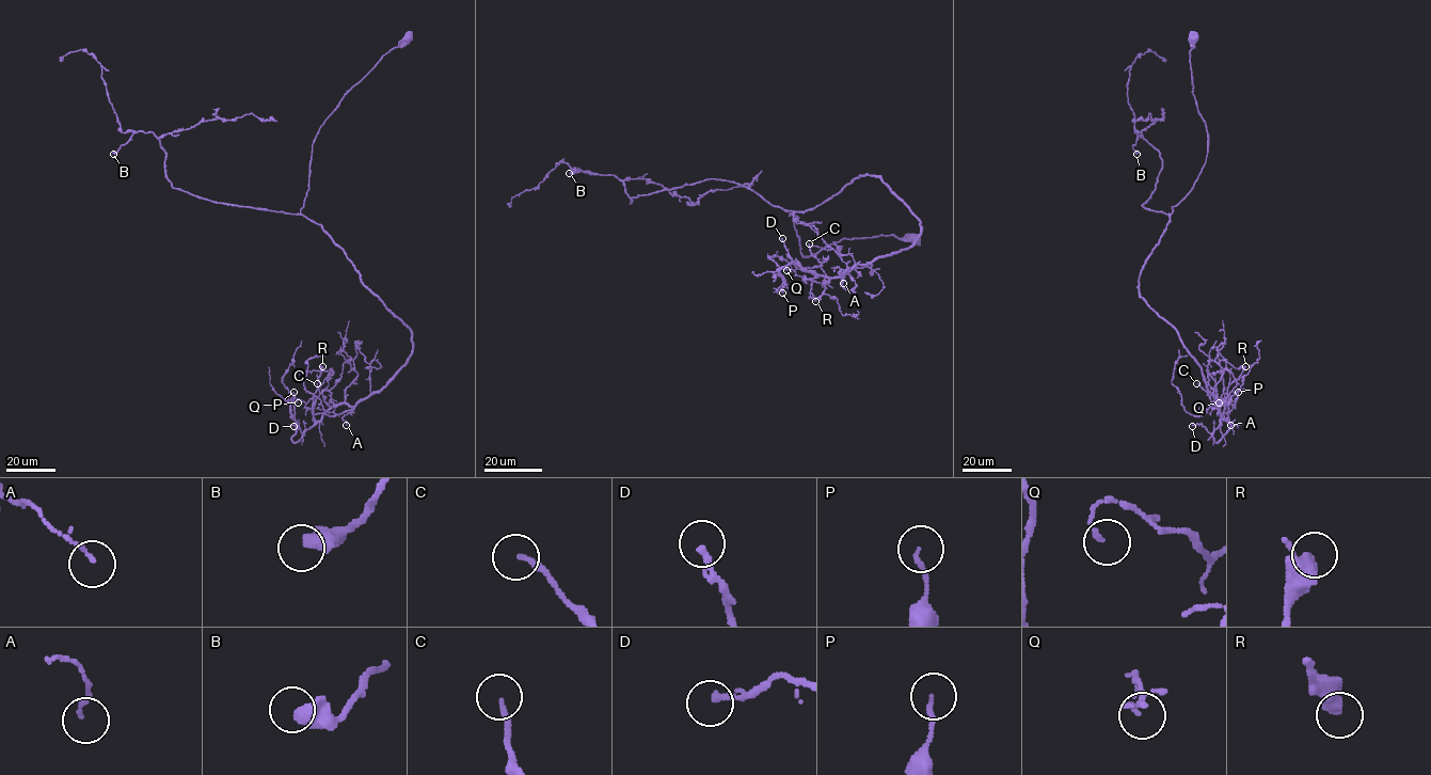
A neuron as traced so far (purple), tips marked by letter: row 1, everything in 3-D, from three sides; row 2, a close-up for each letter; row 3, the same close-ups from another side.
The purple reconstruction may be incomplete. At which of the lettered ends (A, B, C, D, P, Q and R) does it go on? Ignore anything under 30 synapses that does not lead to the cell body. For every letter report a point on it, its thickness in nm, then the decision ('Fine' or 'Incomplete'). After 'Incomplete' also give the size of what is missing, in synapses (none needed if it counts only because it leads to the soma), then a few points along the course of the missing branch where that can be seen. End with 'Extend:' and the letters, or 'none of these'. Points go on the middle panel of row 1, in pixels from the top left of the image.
A: Place: (843, 283). Thickness 130 nm. Fine
B: Place: (569, 173). Thickness 500 nm. Fine
C: Place: (809, 243). Thickness 180 nm. Fine
D: Place: (782, 238). Thickness 200 nm. Fine
P: Place: (782, 293). Thickness 130 nm. Fine
Q: Place: (786, 270). Thickness 110 nm. Fine
R: Place: (815, 301). Thickness 500 nm. Fine
Extend: none of these

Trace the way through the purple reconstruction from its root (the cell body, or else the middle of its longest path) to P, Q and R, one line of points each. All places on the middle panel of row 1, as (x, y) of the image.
P: (915, 238), (801, 254), (789, 215), (859, 175), (920, 236), (840, 277), (791, 263), (782, 293)
Q: (915, 238), (801, 254), (789, 215), (859, 175), (920, 220), (918, 239), (840, 277), (786, 270)
R: (915, 238), (843, 238), (805, 256), (791, 214), (877, 175), (920, 220), (908, 248), (805, 279), (815, 301)

